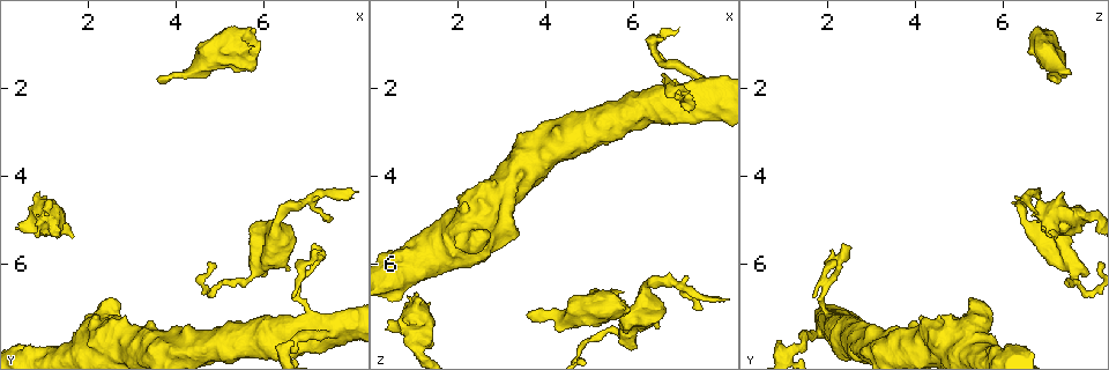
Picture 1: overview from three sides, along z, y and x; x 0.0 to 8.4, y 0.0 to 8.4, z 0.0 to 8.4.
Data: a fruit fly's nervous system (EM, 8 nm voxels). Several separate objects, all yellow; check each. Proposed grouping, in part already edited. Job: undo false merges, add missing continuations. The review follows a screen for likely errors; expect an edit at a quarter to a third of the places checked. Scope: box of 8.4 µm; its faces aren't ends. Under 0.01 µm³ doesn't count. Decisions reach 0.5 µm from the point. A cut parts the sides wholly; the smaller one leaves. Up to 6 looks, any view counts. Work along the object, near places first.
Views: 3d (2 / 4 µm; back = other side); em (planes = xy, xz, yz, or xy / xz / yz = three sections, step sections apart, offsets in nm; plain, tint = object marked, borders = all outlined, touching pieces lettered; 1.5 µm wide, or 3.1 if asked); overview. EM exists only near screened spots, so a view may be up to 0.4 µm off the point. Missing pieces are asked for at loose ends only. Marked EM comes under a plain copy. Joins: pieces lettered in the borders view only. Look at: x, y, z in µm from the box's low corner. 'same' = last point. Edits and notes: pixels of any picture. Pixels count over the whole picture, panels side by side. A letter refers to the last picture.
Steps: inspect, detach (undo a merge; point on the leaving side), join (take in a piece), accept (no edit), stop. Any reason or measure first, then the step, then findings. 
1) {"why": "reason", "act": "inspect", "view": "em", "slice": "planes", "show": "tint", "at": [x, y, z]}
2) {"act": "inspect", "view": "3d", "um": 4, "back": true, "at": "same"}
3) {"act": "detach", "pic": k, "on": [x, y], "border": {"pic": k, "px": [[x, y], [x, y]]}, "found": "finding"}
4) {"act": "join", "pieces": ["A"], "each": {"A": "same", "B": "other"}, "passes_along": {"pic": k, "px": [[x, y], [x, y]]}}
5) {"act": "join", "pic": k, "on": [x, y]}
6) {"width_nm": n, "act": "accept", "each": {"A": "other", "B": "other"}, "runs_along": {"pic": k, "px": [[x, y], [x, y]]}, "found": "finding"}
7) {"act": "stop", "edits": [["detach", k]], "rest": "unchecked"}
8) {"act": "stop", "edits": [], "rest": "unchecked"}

{"why": "sharp bend", "act": "inspect", "view": "3d", "um": 4, "at": [7.50, 7.55, 1.85]}

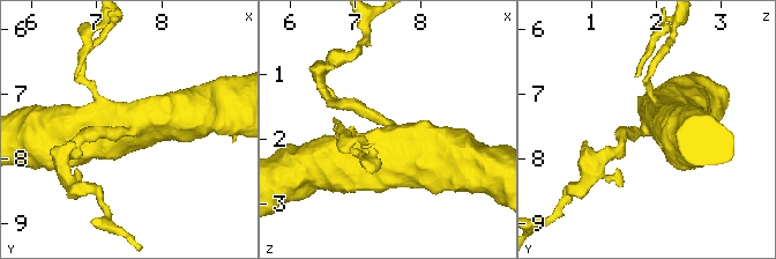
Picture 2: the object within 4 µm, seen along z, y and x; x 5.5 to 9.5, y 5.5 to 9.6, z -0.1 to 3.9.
{"arms": 4, "why": "now the EM", "act": "inspect", "view": "em", "um": 3.1, "slice": "planes", "show": "borders", "at": [7.45, 7.50, 1.90]}

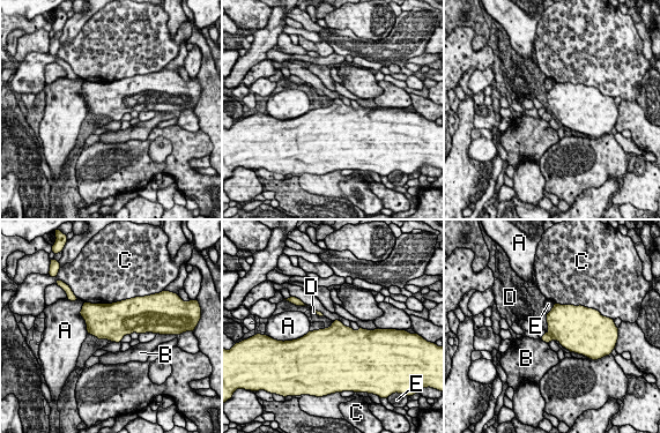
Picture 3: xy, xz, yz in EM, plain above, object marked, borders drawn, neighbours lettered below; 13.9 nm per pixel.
{"act": "accept", "each": {"A": "other", "B": "other", "C": "other", "D": "other", "E": "other"}, "border": {"pic": 3, "px": [[540, 340], [547, 343]]}, "found": "one cell here"}

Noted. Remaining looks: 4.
{"why": "branch stops here", "act": "inspect", "view": "3d", "um": 2, "at": [5.80, 5.20, 7.45]}

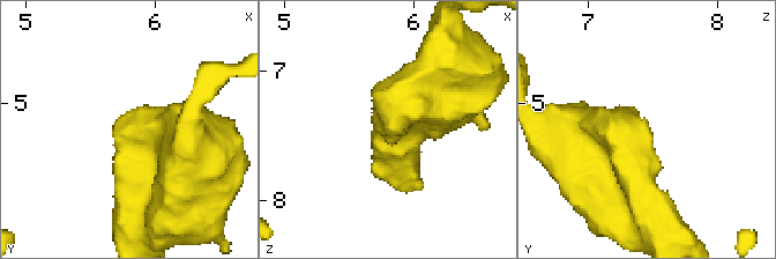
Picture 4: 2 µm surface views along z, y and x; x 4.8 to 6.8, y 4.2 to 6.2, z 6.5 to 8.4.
{"why": "need the tissue", "act": "inspect", "view": "em", "slice": "xy", "step": 4, "show": "borders", "at": [5.84, 5.26, 7.52]}

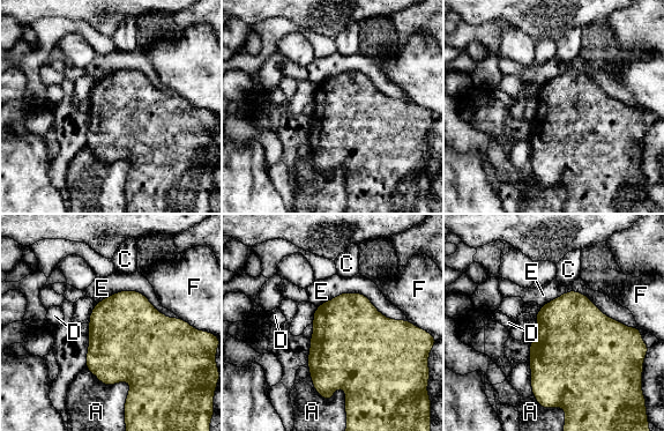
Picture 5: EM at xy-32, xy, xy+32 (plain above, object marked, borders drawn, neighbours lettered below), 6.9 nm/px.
{"act": "inspect", "view": "em", "slice": "planes", "show": "borders", "at": "same"}

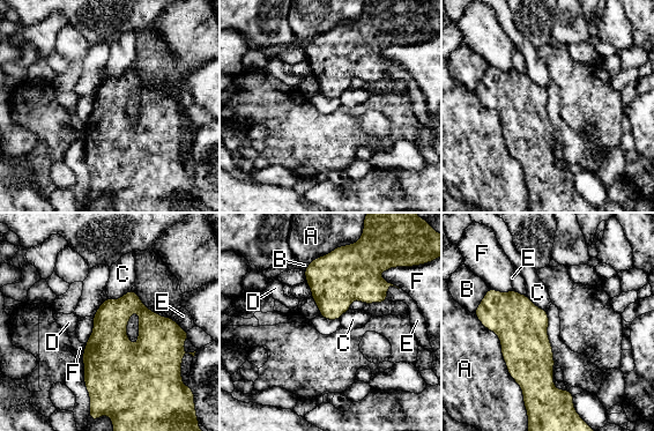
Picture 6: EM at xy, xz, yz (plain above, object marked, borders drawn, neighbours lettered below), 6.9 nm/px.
{"width_nm": 200, "act": "accept", "each": {"A": "other", "B": "other", "C": "other", "D": "other", "E": "other", "F": "other"}, "border": {"pic": 6, "px": [[131, 289], [119, 298], [108, 299]]}, "found": "no lettered piece goes on from it"}

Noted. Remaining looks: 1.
{"act": "stop", "edits": [], "rest": "unchecked"}

